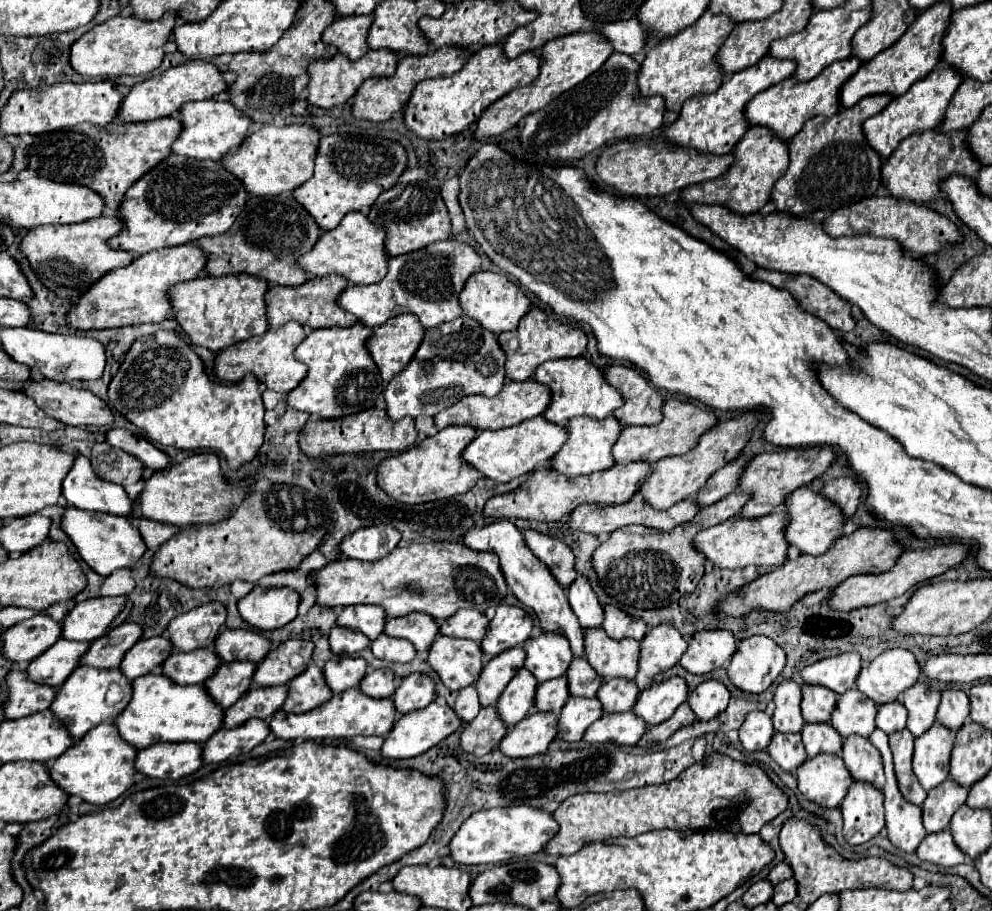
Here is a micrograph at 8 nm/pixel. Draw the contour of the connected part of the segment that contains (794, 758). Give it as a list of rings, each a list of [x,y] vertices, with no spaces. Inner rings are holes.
[[[775,733],[767,745],[767,751],[785,771],[791,773],[807,759],[805,747],[801,743],[801,733]]]

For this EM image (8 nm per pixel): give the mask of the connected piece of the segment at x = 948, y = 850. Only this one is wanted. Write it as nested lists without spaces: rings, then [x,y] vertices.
[[[939,831],[935,835],[927,835],[919,847],[917,847],[917,855],[923,859],[923,861],[931,861],[935,865],[941,865],[941,867],[953,867],[953,865],[959,865],[965,861],[963,857],[963,851],[957,849],[953,837],[951,837],[951,831]]]

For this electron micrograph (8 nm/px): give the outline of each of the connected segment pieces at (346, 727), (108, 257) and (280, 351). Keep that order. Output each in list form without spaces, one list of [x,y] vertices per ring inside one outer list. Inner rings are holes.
[[[359,689],[343,691],[339,695],[333,695],[327,703],[315,707],[313,711],[307,713],[285,713],[277,711],[271,721],[271,733],[279,739],[345,739],[345,737],[355,737],[355,735],[381,735],[387,737],[393,723],[395,723],[395,703],[391,699],[373,699],[361,693]]]
[[[101,215],[97,219],[75,225],[41,225],[27,231],[25,239],[21,241],[21,251],[27,255],[31,269],[41,275],[41,283],[47,289],[51,289],[55,295],[63,299],[77,299],[107,271],[127,267],[135,261],[131,253],[115,251],[107,245],[107,241],[121,229],[123,219],[119,215],[115,217]]]
[[[295,321],[279,327],[269,329],[261,337],[249,337],[245,341],[239,341],[223,351],[217,353],[215,359],[215,375],[223,381],[241,381],[247,373],[253,373],[261,383],[267,385],[267,389],[273,389],[277,393],[287,395],[293,391],[307,375],[307,365],[299,363],[295,359],[295,347],[307,337],[307,329]]]

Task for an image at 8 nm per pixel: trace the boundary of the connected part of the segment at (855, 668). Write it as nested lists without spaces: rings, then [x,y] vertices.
[[[841,653],[835,657],[821,659],[801,671],[803,683],[823,685],[837,695],[843,695],[847,689],[855,687],[855,679],[861,671],[861,655],[859,653]]]

